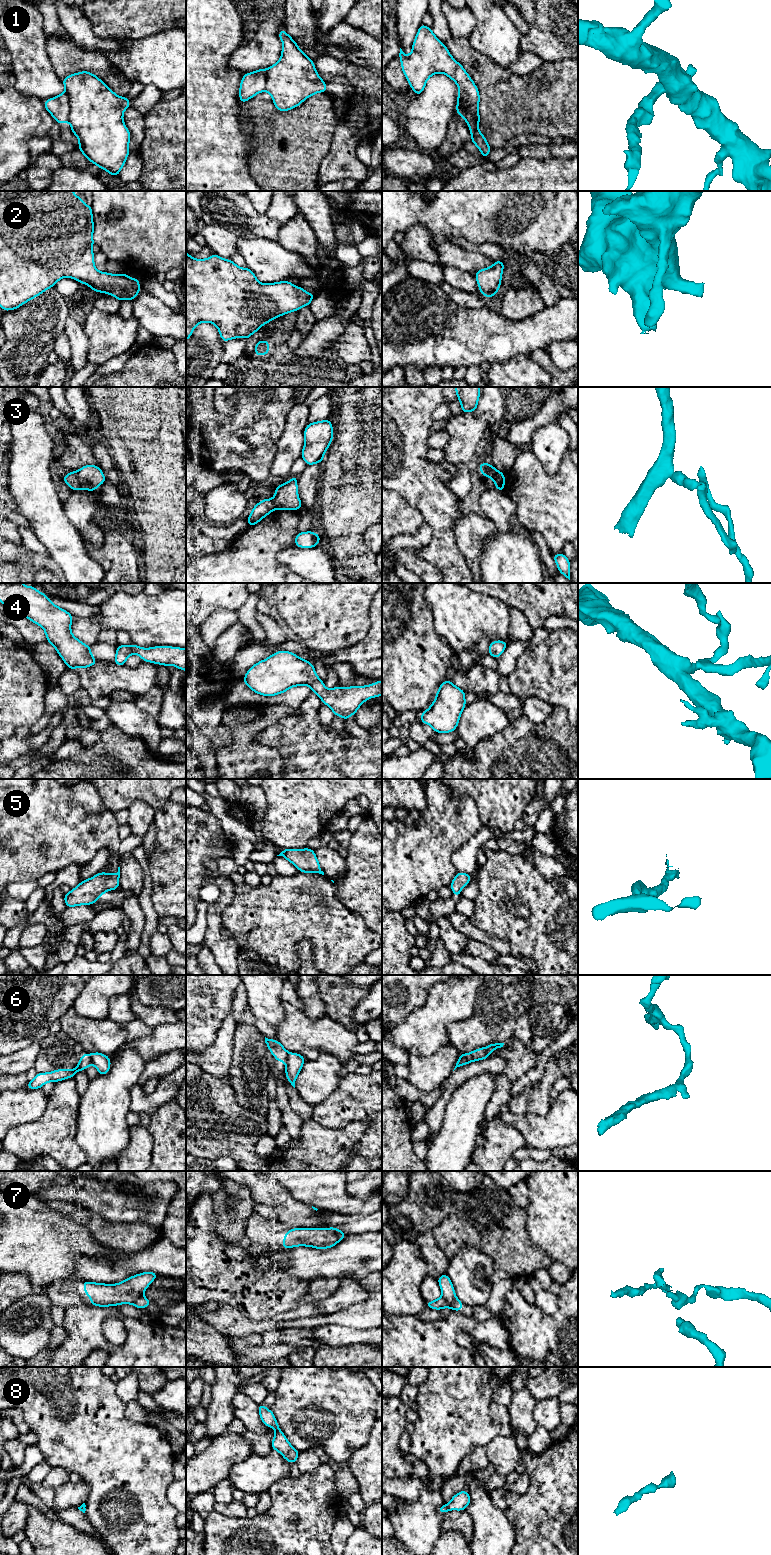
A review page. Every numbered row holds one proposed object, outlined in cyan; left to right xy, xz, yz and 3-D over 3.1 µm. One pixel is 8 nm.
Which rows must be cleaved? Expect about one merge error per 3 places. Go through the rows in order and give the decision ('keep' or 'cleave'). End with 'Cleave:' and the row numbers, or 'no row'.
1: cleave
2: keep
3: cleave
4: keep
5: keep
6: cleave
7: cleave
8: keep
Cleave: 1, 3, 6, 7

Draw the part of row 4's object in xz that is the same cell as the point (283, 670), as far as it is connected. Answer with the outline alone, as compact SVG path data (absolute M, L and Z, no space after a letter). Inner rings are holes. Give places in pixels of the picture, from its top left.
M285 650L254 664L242 681L262 696L276 696L292 687L307 685L332 709L334 716L341 716L345 721L356 714L367 699L382 695L382 680L366 686L327 689L316 674L314 664Z

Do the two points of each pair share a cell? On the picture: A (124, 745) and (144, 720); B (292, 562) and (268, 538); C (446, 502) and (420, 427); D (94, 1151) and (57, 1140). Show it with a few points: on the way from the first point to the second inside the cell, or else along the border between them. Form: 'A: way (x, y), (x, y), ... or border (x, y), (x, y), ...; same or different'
A: border (128, 735), (138, 737), (151, 749); different
B: border (294, 545), (276, 555), (290, 570); different
C: way (427, 483), (416, 472), (416, 446); same
D: border (76, 1124), (76, 1143), (85, 1153), (87, 1160); different

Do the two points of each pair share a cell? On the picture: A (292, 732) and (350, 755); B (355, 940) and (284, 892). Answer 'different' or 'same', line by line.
A: same
B: same

